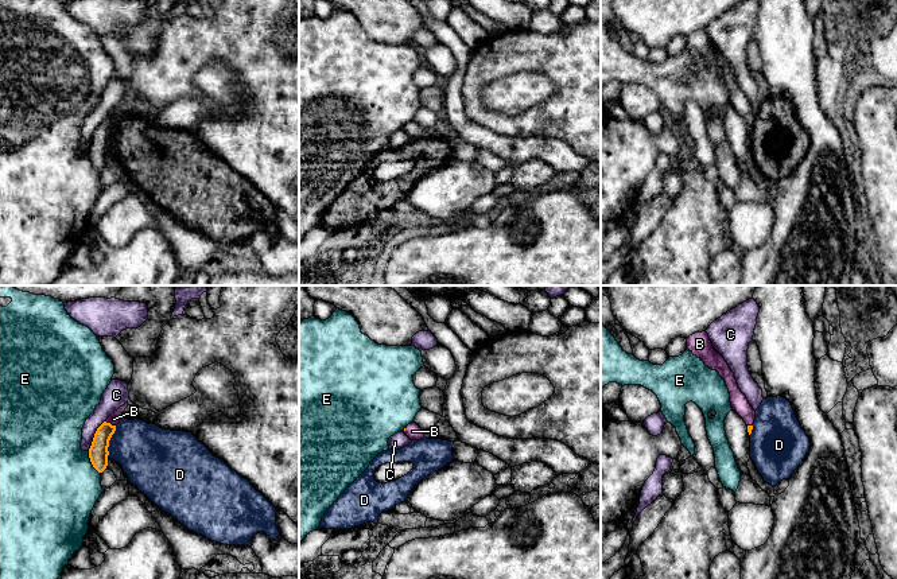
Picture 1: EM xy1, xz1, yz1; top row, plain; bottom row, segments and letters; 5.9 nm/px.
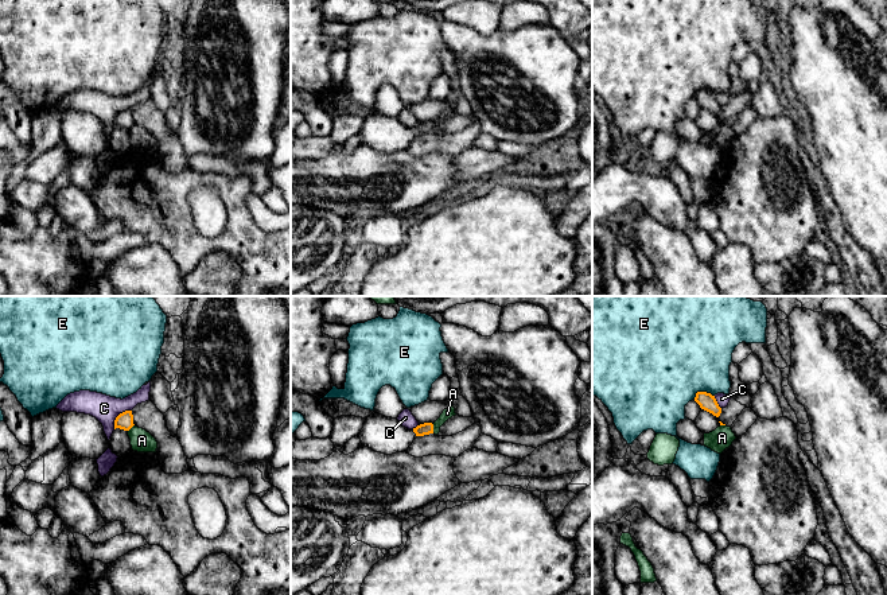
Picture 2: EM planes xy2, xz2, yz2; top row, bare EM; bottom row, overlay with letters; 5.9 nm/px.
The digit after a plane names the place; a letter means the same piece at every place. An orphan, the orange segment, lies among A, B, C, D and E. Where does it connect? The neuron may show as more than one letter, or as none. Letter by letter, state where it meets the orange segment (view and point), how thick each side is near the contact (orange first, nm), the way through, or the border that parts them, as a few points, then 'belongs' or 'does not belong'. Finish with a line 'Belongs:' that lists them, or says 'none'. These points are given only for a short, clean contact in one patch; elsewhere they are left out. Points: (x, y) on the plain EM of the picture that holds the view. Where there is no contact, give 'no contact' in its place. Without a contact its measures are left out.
A: contact xz2 (432, 127); calibres 70 and 70 nm; border xz2 (432, 123), (434, 131); does not belong
B: contact xy1 (109, 121); calibres 120 and 70 nm; way xy1 (98, 151), (101, 135), (109, 121), (113, 117); belongs
C: contact xy1 (94, 133); calibres 120 and 130 nm; does not belong
D: contact xy1 (108, 140); calibres 120 and 340 nm; does not belong
E: contact yz2 (701, 90); calibres 100 and 480 nm; does not belong
Belongs: B

